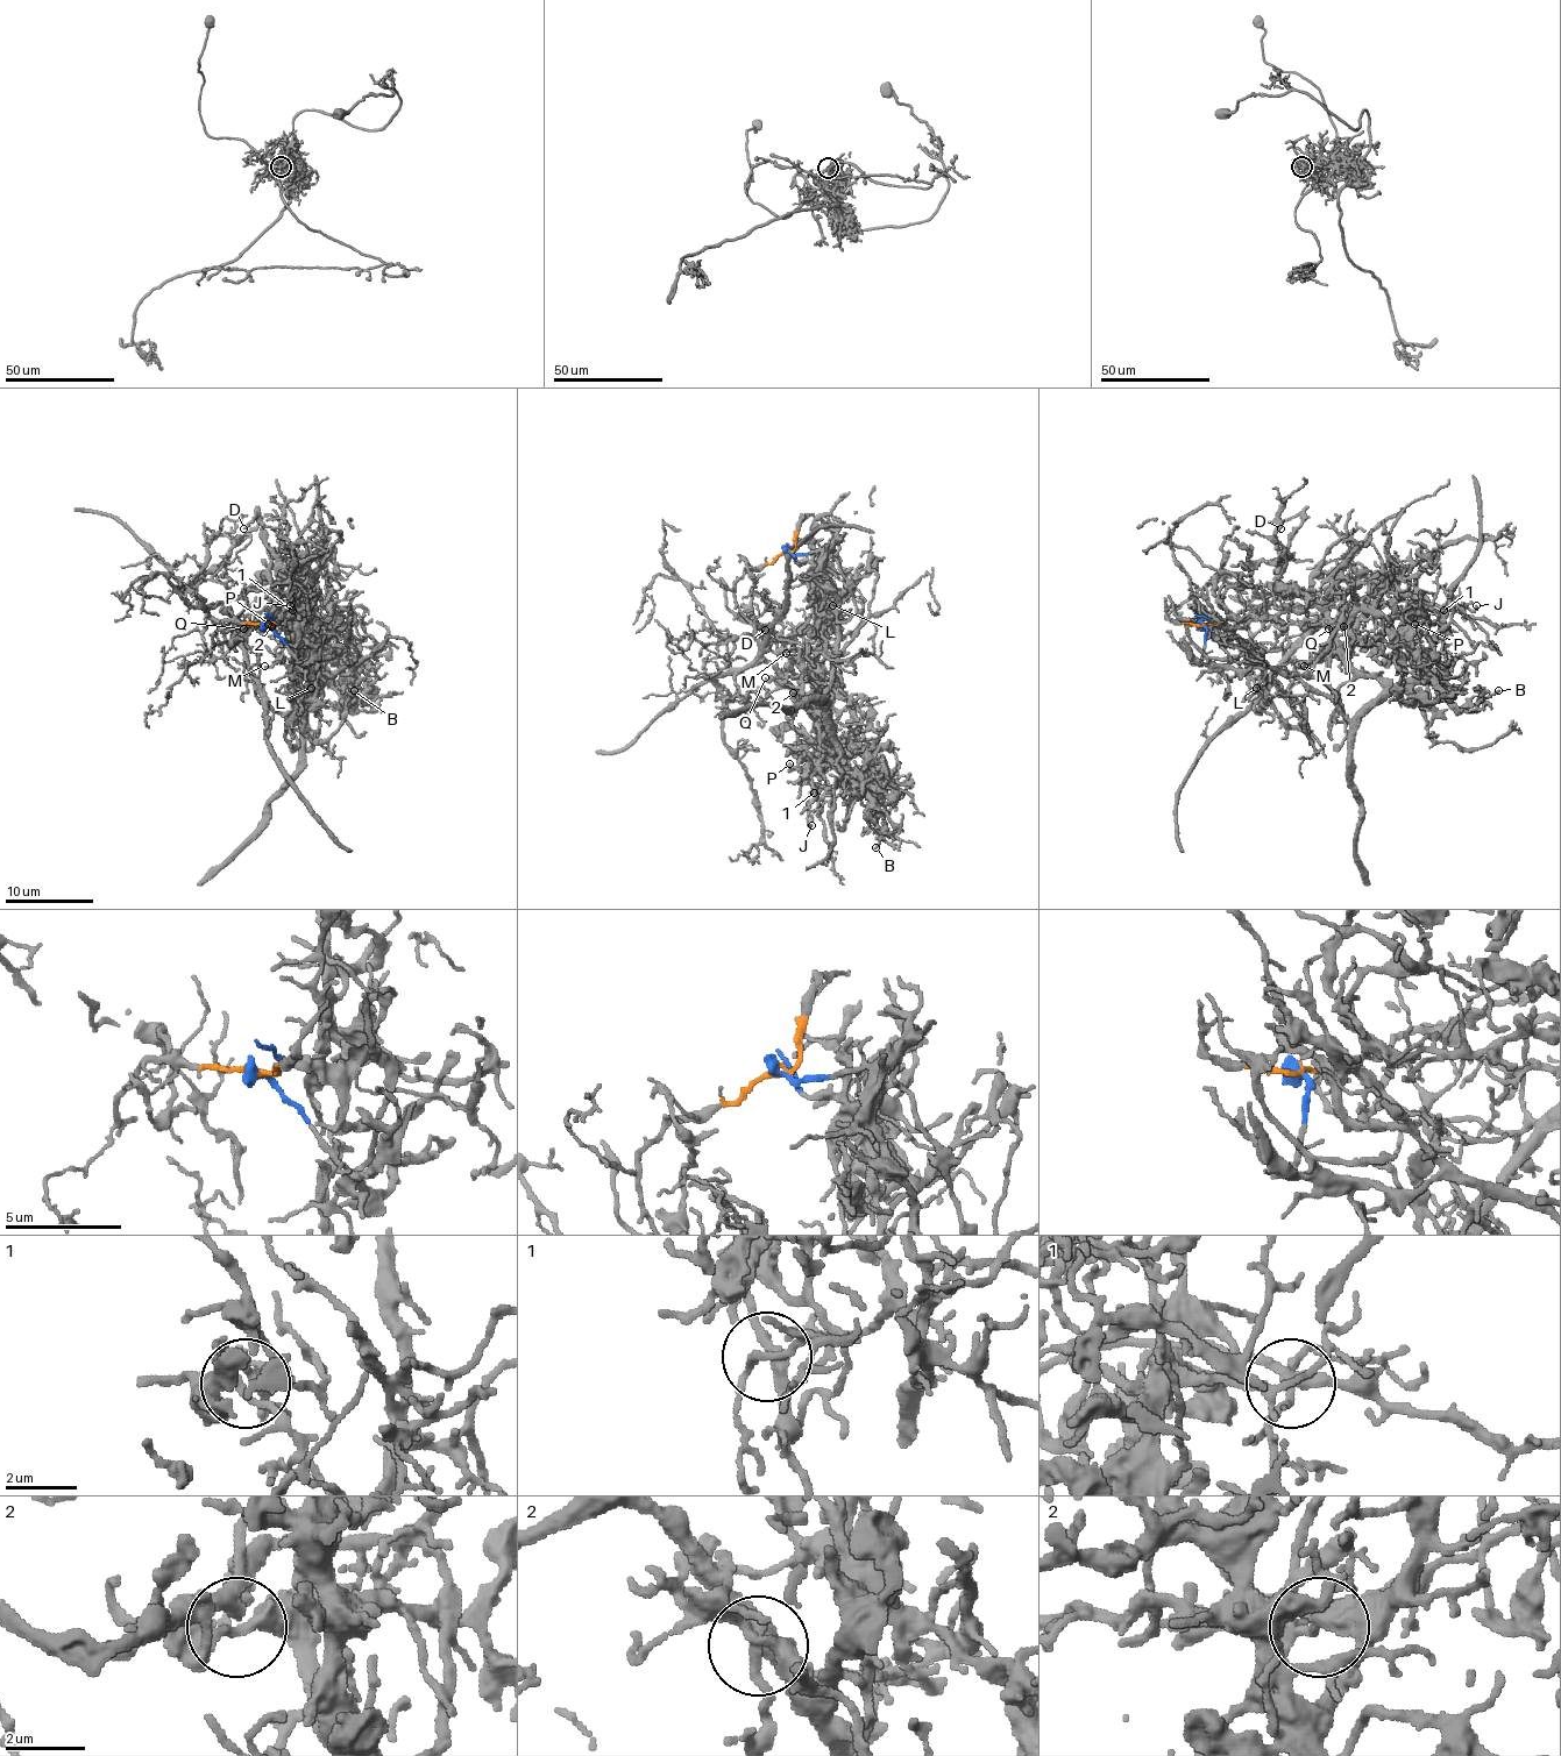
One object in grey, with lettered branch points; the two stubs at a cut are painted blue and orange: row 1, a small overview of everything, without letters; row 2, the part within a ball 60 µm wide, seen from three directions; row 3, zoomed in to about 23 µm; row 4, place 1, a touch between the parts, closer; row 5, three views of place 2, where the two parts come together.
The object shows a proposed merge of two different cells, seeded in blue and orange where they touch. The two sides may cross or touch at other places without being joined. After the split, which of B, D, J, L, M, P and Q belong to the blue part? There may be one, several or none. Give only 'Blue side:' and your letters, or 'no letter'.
Blue side: B, D, J, L, M, P, Q

